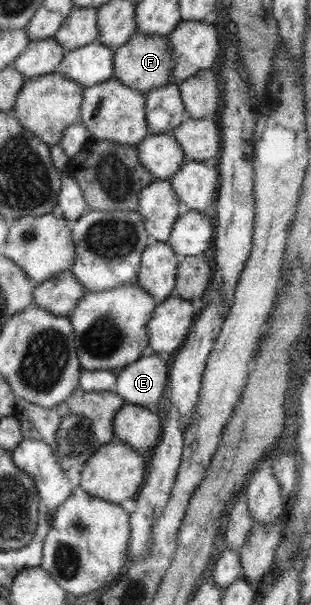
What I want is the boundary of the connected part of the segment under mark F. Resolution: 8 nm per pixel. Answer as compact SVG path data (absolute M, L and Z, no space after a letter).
M137 31L129 38L129 42L125 42L123 46L114 50L113 62L113 77L121 84L141 93L146 94L154 88L165 86L171 82L173 54L171 54L169 40L161 35L147 36Z

